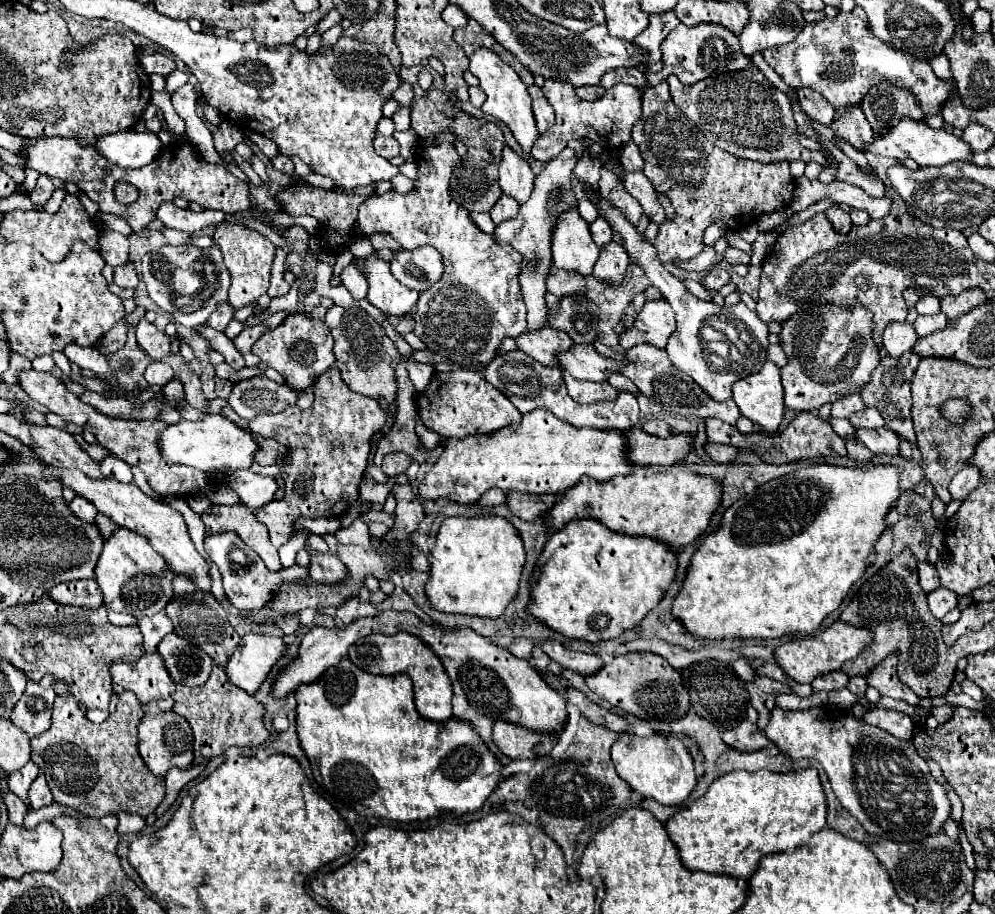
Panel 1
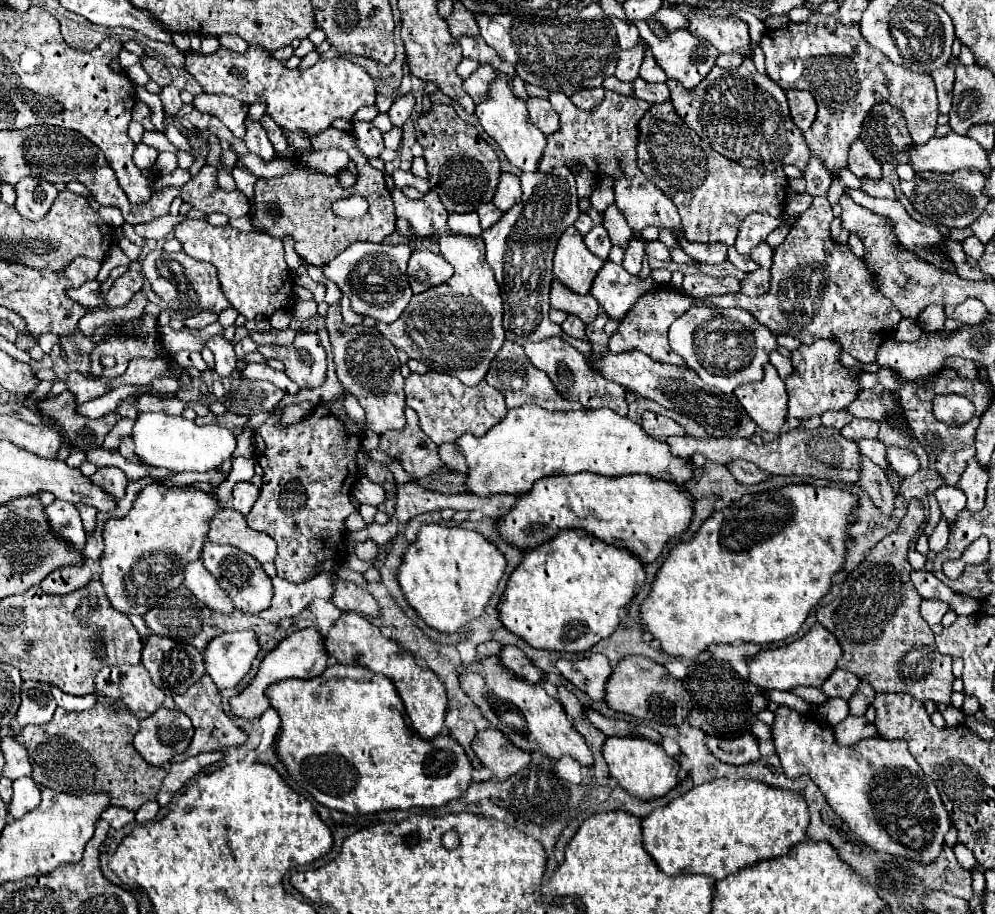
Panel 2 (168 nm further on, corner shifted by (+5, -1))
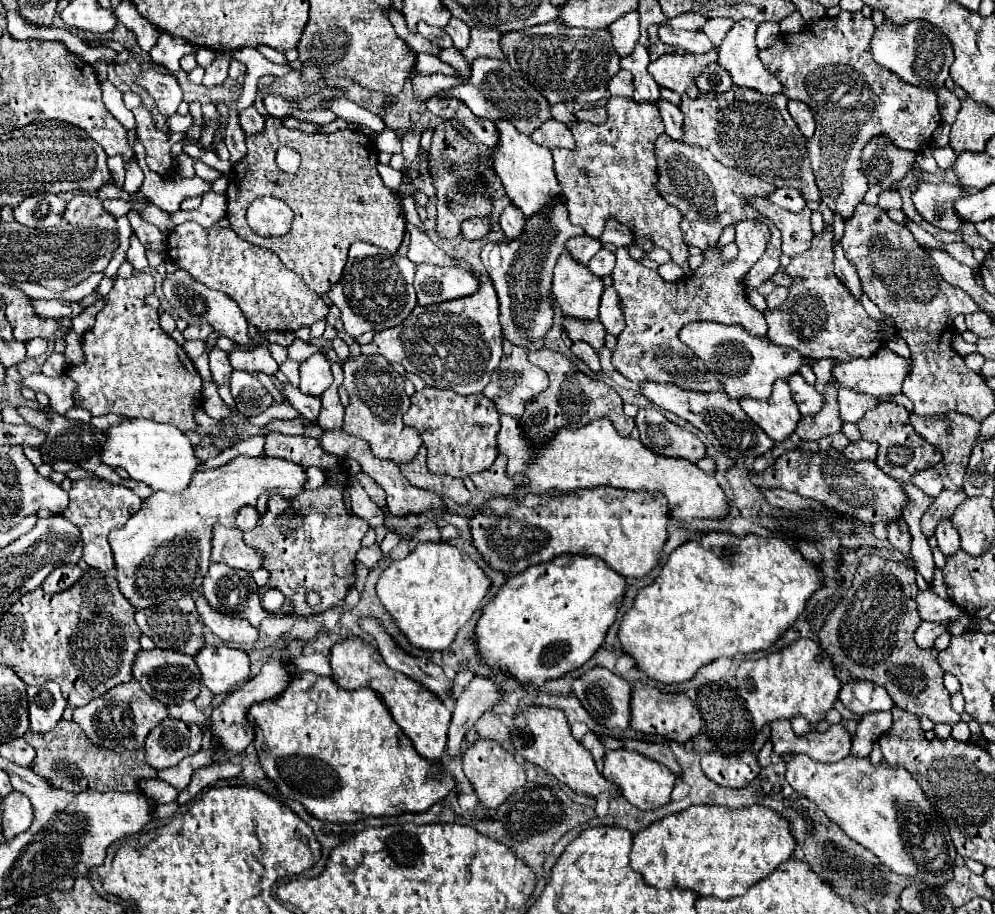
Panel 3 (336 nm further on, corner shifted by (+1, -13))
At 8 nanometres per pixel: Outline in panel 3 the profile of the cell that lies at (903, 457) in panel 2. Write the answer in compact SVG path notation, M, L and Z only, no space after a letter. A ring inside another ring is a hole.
M934 469L916 471L912 483L914 483L918 489L922 489L926 495L930 495L930 497L936 497L936 495L944 489L944 483L942 483L940 475L938 475Z

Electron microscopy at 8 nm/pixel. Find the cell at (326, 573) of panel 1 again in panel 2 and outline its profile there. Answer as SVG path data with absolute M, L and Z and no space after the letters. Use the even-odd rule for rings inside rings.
M336 579L332 603L340 611L354 611L354 613L360 613L366 617L378 617L380 615L380 607L378 607L376 599L366 589L358 587L354 583L348 583L348 581Z

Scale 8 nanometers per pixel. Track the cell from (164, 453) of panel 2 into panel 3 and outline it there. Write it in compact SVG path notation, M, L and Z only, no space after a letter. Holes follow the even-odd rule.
M132 419L114 425L106 431L108 443L100 453L102 463L116 469L122 467L130 479L144 481L152 491L178 493L190 485L192 475L198 471L202 461L196 457L190 439L176 427L166 423L154 423L148 419Z

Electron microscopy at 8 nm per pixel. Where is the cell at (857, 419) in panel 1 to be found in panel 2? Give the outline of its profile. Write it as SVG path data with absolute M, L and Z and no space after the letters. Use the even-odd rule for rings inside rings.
M852 419L852 423L848 423L840 433L842 433L842 437L852 439L852 441L876 439L878 423L872 419Z

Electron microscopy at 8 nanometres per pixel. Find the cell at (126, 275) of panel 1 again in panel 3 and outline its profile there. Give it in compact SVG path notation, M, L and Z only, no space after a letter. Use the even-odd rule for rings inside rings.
M134 273L128 279L116 279L112 291L106 295L106 307L98 313L96 325L82 337L86 361L78 367L68 367L66 375L78 383L74 393L76 407L90 411L94 417L118 413L126 417L144 417L178 427L180 431L194 431L194 407L200 405L202 377L194 369L184 349L162 331L158 311L144 303L144 297L154 293L154 277L150 273Z

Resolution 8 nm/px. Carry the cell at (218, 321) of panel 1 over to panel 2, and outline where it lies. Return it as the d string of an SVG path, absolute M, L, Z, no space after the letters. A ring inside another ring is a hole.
M202 311L202 313L198 313L198 315L192 315L192 317L188 317L186 321L184 321L184 325L188 327L188 329L202 329L202 327L206 327L206 325L210 325L210 323L214 323L216 321L216 313L210 313L210 311Z

